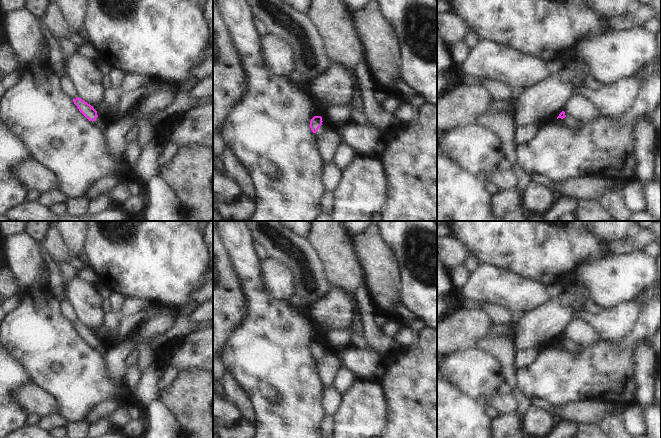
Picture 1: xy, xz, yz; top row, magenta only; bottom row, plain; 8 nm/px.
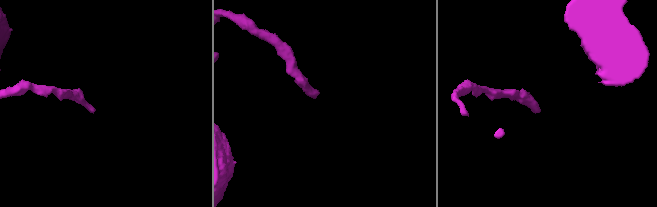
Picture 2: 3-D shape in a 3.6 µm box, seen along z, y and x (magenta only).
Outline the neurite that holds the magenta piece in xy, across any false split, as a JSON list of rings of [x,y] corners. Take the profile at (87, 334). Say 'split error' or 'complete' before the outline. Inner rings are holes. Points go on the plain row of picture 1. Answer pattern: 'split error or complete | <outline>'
split error | [[[76,322],[73,323],[74,328],[77,330],[77,332],[79,333],[79,335],[89,344],[89,345],[94,345],[96,347],[96,349],[102,354],[105,355],[105,351],[104,351],[104,347],[99,343],[98,339],[97,339],[97,335],[93,332],[93,330],[91,330],[90,328],[88,328],[87,326],[85,326],[84,324],[82,324],[81,322]]]

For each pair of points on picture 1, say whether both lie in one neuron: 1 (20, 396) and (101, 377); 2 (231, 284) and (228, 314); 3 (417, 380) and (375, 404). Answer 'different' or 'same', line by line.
1: different
2: same
3: different

